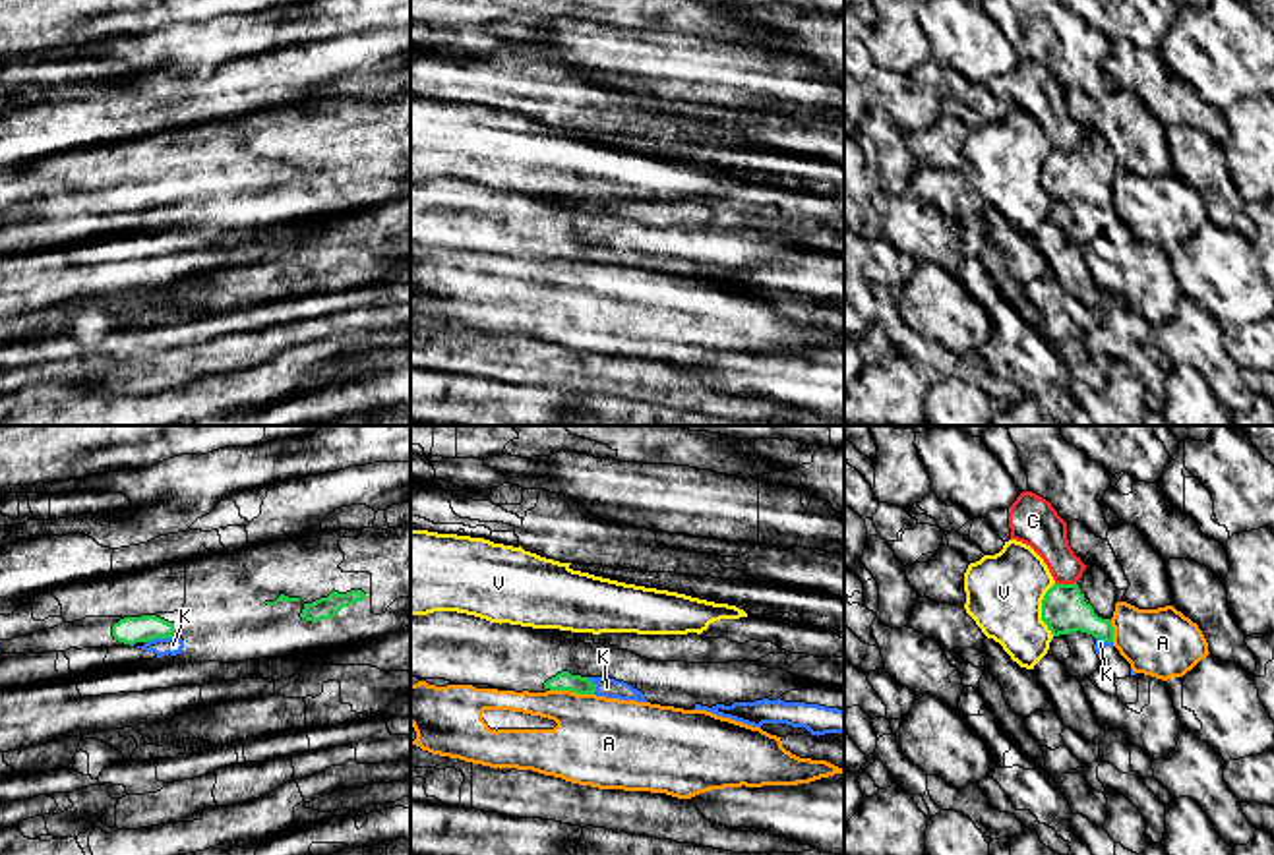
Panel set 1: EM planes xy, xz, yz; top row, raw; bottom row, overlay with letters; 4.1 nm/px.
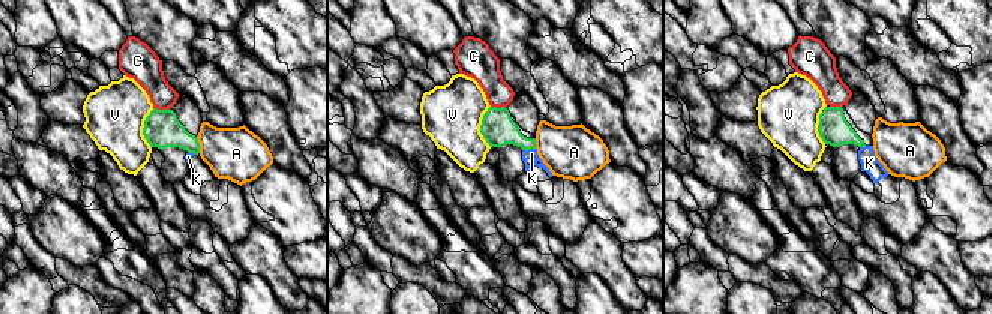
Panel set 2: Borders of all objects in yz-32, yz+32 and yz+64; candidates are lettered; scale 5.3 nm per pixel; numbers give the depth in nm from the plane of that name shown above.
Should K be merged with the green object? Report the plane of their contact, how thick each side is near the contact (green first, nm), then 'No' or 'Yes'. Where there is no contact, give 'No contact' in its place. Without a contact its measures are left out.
Touches green in xy. Thickness 110 nm (green) against 80 nm. No

